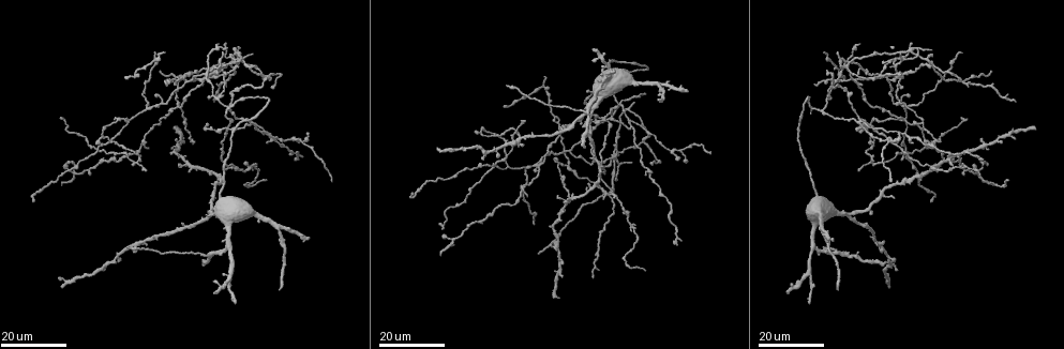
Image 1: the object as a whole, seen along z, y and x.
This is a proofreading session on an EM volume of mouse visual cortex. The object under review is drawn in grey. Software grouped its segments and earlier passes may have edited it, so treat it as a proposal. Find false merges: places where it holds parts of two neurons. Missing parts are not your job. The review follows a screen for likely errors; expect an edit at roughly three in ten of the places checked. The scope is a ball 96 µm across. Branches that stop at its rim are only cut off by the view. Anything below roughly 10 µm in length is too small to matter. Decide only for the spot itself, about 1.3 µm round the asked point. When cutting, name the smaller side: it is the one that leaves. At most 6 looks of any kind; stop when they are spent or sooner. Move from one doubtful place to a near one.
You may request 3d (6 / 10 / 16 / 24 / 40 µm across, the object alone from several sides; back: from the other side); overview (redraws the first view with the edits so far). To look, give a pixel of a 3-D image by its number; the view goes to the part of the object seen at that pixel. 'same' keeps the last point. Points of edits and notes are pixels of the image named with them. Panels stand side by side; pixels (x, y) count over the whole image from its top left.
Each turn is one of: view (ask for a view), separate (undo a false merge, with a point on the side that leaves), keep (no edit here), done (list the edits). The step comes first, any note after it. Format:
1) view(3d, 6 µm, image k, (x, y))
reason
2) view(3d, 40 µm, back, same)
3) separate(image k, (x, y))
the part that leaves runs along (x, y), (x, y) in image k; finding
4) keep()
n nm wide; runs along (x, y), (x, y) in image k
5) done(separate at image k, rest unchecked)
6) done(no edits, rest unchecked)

view(3d, 16 µm, image 1, (613, 120))
looks like a crossing

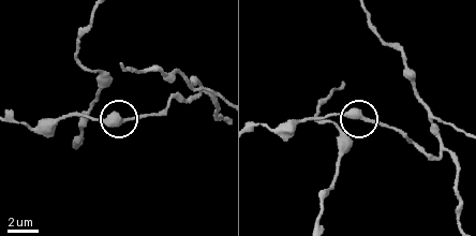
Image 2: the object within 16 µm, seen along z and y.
view(3d, 6 µm, image 2, (115, 115))
closer look

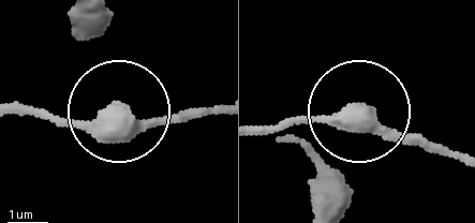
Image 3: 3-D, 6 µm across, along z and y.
keep()
side arm 13 µm; runs along (213, 108), (182, 118), (18, 108) in image 3; one neuron here

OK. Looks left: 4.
view(3d, 24 µm, image 1, (616, 158))
looks like a crossing

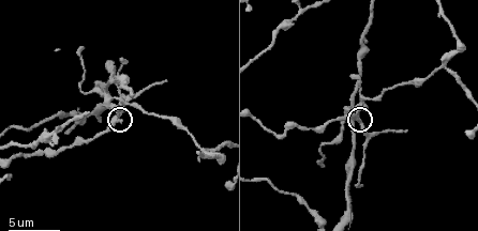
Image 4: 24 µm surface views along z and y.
view(3d, 6 µm, image 4, (359, 115))
closer look

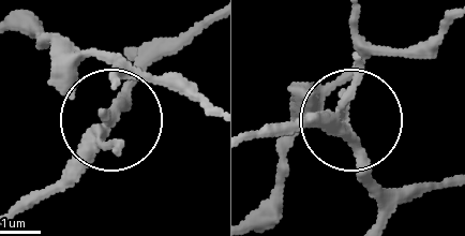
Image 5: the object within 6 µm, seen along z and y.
keep()
4 arms; runs along (14, 216), (153, 59) in image 5; all the same neuron

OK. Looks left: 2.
view(3d, 16 µm, image 1, (451, 239))
four arms meet

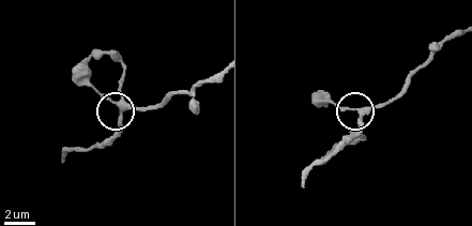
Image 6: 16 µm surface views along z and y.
view(3d, 6 µm, image 6, (363, 116))

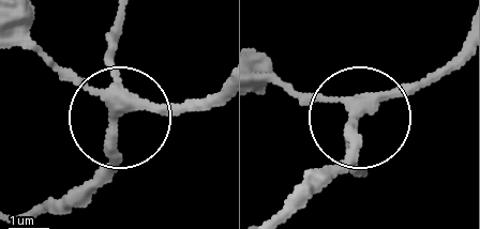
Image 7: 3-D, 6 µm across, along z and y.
keep()
4 arms; continuous, no second neuron

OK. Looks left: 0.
done(no edits, rest unchecked)

